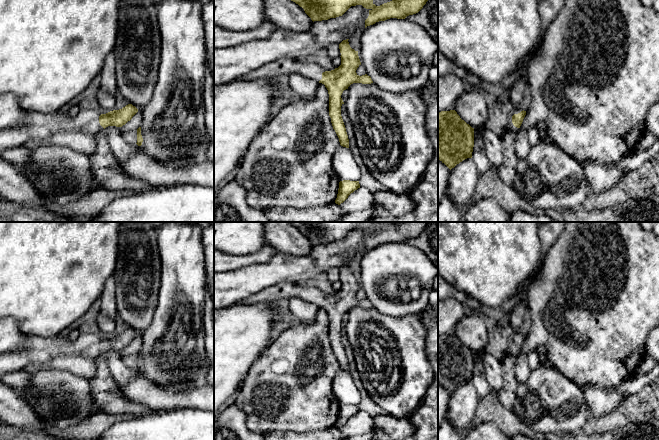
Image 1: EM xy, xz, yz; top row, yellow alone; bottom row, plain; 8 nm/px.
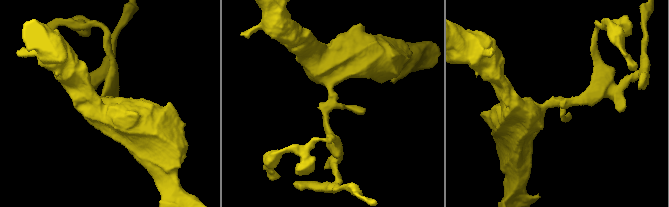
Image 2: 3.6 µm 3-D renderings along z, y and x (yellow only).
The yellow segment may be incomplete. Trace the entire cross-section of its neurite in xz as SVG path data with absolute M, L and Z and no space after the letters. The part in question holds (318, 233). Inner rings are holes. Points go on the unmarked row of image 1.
M289 222L302 231L314 245L328 244L342 240L351 230L362 229L369 234L365 252L390 242L405 243L418 237L429 222L397 222L376 230L374 222Z

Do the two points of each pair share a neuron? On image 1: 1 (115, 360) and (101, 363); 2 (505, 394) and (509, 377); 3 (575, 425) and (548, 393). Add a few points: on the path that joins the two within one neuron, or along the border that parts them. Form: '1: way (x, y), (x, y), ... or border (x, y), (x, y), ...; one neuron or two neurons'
1: border (103, 354), (106, 357), (108, 369), (116, 383); two neurons
2: way (509, 390), (509, 381); one neuron
3: way (571, 417), (556, 401); one neuron

